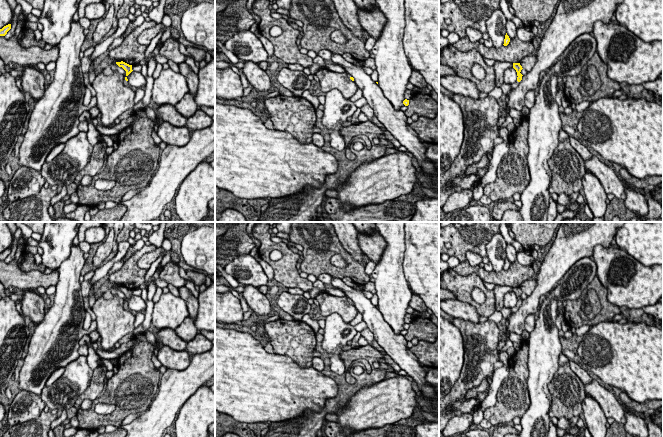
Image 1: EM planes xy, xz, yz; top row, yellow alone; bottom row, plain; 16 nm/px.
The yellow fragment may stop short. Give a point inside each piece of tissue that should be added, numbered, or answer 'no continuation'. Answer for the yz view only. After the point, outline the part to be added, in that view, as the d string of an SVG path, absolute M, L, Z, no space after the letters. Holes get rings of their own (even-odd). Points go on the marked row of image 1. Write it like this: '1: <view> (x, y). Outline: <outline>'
1: yz (515, 84). Outline: M516 81L511 84L511 89L509 90L508 94L506 95L506 104L509 102L509 94L510 92L519 85L520 82Z

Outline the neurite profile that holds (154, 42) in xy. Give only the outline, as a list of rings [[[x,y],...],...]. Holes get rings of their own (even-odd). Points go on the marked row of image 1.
[[[161,29],[160,32],[151,40],[151,43],[147,46],[146,49],[145,59],[147,59],[149,55],[153,52],[153,50],[156,48],[156,46],[161,40],[164,31],[164,29]]]

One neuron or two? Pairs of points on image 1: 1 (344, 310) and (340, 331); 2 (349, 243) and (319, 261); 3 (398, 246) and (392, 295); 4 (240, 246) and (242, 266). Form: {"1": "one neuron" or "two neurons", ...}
{"1": "two neurons", "2": "two neurons", "3": "one neuron", "4": "two neurons"}

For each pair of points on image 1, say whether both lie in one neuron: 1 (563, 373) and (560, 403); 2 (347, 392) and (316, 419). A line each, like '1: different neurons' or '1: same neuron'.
1: same neuron
2: same neuron

